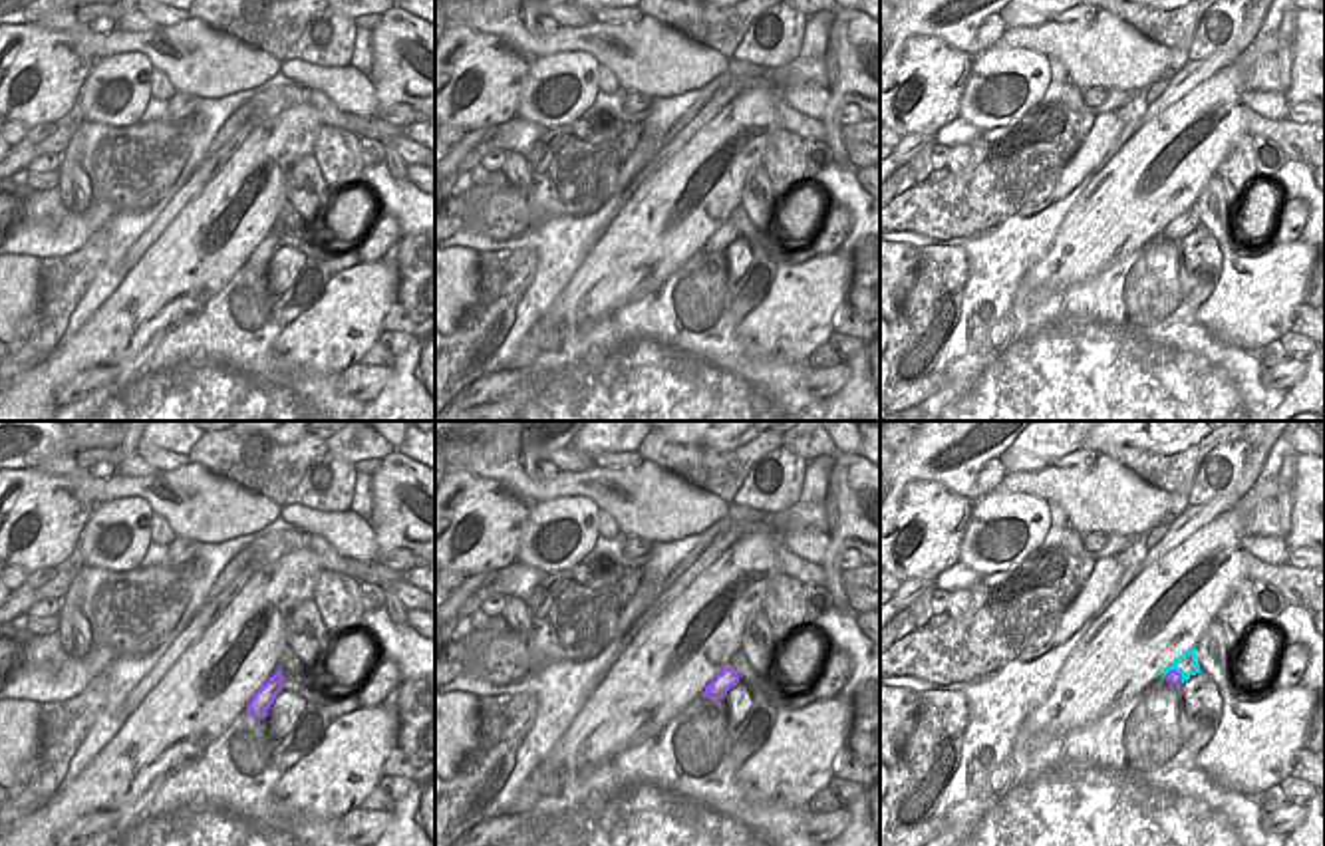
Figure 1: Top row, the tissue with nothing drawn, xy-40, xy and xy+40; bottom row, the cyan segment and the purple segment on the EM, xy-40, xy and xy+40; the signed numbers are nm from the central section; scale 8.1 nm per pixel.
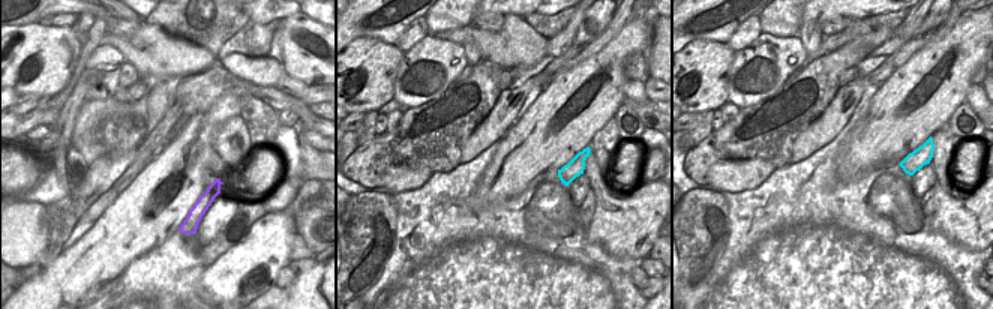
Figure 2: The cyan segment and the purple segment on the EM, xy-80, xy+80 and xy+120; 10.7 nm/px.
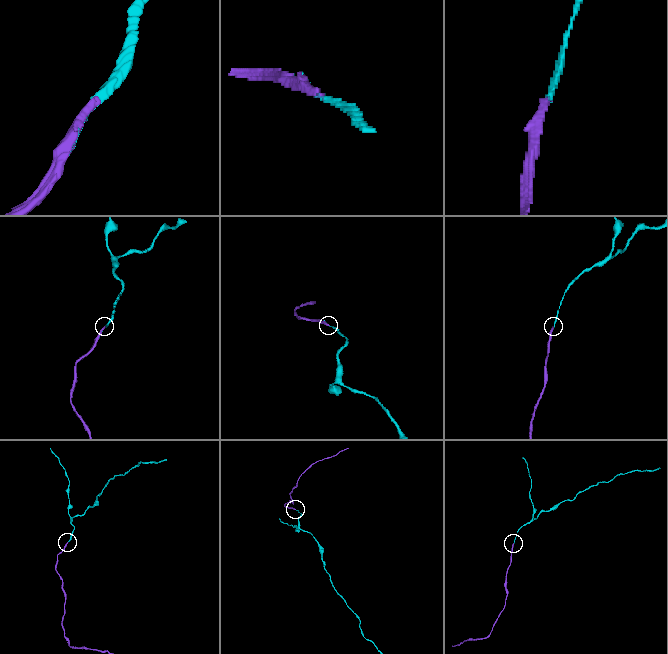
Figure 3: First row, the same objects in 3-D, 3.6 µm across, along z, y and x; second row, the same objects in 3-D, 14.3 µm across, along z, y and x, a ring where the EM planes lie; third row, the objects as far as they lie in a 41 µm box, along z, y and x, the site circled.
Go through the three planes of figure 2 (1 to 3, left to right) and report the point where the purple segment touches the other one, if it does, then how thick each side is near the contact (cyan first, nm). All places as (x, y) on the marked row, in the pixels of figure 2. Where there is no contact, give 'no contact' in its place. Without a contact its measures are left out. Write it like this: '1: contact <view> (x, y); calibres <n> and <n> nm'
1: no contact
2: contact xy+80 (563, 182); calibres 180 and 30 nm
3: no contact

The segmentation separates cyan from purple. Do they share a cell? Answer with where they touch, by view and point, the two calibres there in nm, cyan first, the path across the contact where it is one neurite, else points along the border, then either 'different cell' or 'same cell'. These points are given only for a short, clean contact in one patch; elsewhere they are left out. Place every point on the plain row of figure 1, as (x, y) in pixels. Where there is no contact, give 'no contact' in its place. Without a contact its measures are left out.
contact xy+40 (1173, 223); calibres 160 and 120 nm; same cell

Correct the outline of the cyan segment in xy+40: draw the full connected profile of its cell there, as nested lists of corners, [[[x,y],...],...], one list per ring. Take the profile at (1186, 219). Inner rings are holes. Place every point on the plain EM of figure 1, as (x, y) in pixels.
[[[1196,201],[1172,216],[1170,222],[1162,224],[1162,234],[1170,238],[1170,242],[1188,236],[1192,230],[1200,228],[1200,220],[1196,218]]]

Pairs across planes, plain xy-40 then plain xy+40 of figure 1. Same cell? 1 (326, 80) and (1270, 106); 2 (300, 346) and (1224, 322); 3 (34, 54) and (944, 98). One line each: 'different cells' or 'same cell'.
1: same cell
2: same cell
3: same cell

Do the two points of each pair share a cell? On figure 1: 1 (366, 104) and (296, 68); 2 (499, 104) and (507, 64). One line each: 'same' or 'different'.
1: same
2: same

